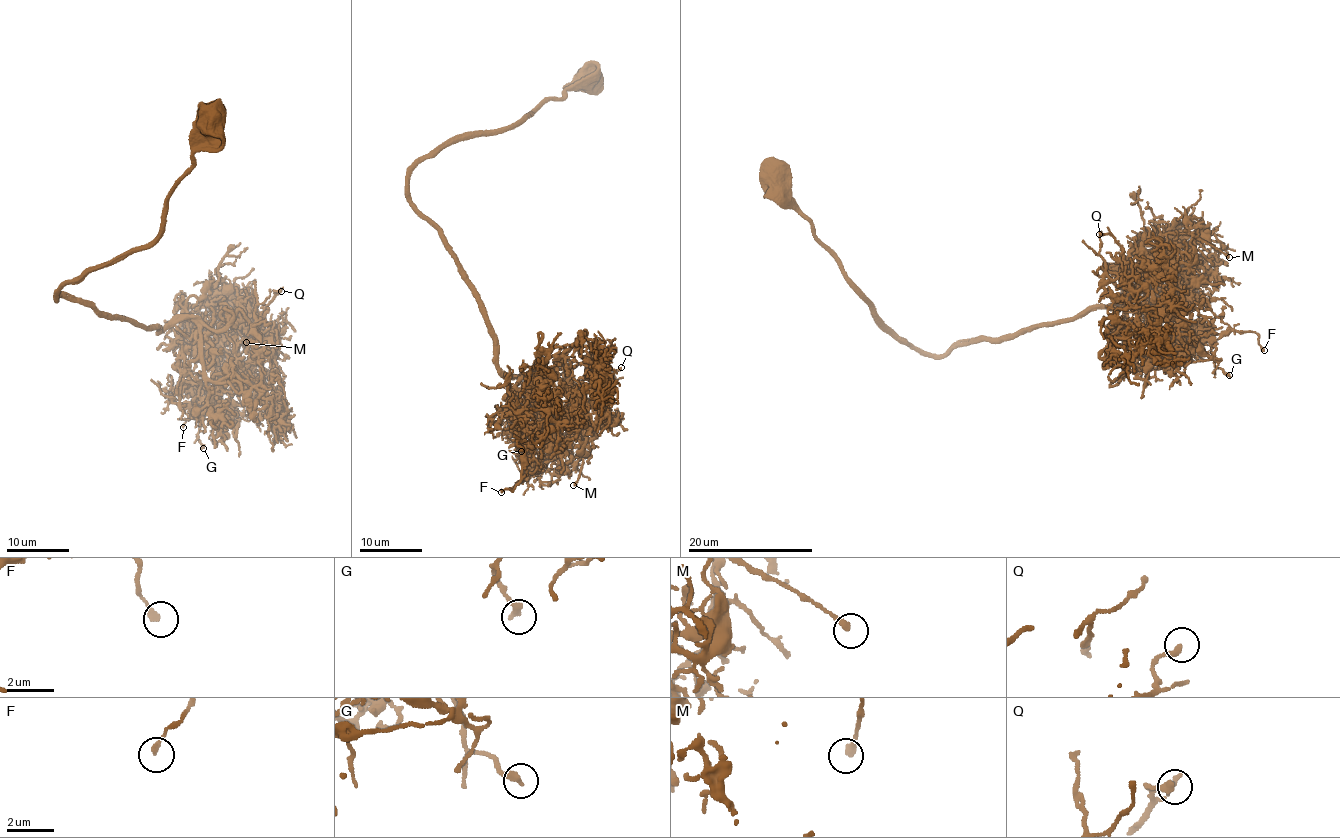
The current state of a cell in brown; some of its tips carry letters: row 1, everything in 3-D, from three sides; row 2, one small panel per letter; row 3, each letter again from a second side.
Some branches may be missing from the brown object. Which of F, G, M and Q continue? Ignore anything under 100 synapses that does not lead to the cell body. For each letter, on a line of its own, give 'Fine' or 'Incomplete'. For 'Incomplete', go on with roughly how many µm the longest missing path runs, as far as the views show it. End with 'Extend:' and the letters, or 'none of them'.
F: Fine
G: Fine
M: Fine
Q: Fine
Extend: none of them

